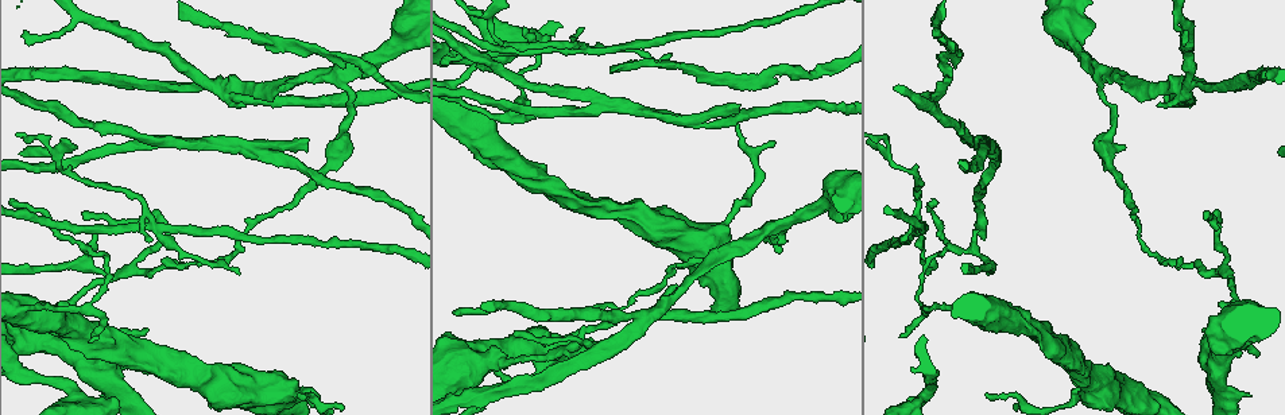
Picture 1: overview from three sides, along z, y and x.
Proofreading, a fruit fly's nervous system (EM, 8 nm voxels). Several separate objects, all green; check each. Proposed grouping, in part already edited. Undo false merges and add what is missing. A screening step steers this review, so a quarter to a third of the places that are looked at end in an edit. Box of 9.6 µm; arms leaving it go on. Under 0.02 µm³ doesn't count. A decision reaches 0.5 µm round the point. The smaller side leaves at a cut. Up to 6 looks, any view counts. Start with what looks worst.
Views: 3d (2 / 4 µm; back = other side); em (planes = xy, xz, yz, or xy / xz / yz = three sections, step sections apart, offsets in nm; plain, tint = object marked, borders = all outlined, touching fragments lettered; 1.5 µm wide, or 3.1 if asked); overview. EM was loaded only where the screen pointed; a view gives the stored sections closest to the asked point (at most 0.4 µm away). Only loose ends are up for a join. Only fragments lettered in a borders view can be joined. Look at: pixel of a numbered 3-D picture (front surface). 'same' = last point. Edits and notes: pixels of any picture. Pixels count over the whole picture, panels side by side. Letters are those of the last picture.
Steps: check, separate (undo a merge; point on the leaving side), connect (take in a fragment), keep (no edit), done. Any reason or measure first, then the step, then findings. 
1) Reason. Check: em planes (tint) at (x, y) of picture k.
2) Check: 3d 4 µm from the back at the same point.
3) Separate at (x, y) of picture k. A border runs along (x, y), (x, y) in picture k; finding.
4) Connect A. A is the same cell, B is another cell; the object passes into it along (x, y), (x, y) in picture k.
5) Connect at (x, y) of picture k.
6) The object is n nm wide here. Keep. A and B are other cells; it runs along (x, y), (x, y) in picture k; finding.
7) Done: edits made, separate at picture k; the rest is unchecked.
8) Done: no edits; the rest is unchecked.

Four arms meet. Check: em planes (borders) at (644, 314) of picture 1.

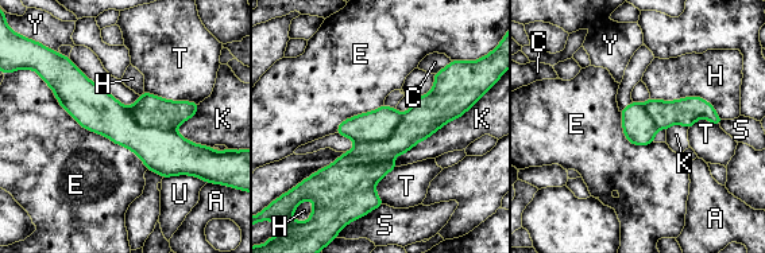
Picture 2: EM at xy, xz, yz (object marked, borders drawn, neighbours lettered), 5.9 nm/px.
Separate at (420, 121) of picture 2. A, C, E, H, K, S, T, U and Y are other cells; the part that leaves runs along (441, 74), (394, 146), (320, 178) in picture 2; two neurons meet here.

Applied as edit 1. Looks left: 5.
Check: overview.

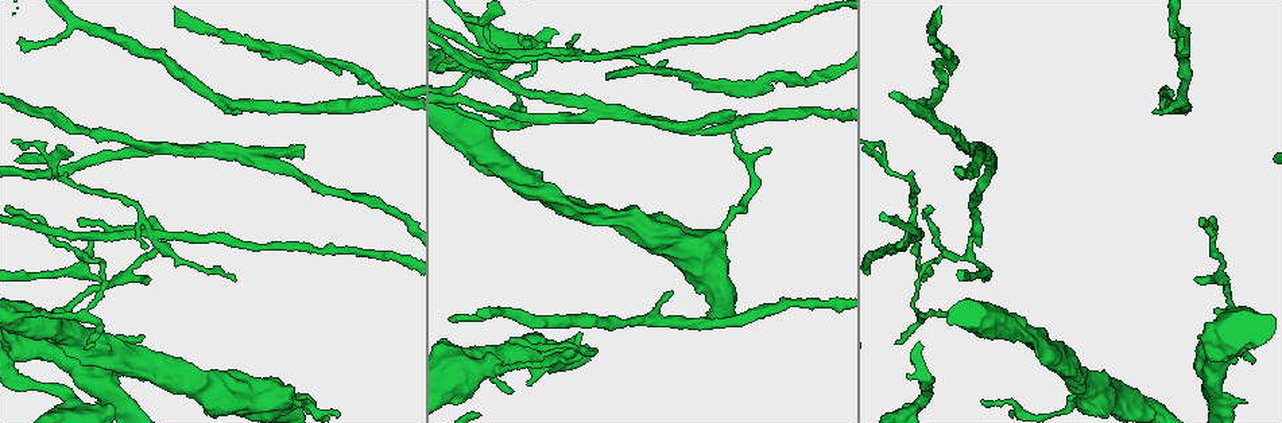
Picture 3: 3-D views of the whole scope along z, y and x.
Three-way junction. Check: em xz step 8 (borders) at (241, 158) of picture 3.

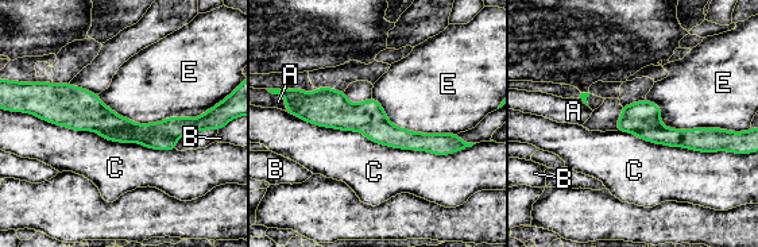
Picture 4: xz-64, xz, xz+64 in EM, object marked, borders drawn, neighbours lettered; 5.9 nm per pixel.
Check: em planes (borders) at the same point.

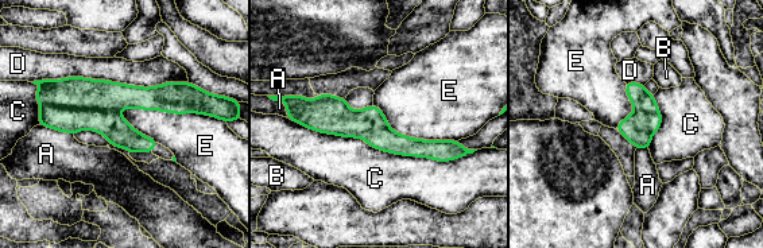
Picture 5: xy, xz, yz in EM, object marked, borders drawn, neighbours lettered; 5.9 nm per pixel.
Separate at (74, 92) of picture 5. A, B, C, D and E are other cells; a second neuron is stuck on.

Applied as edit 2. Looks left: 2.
Arms part here. Check: em planes (borders) at (152, 235) of picture 3.

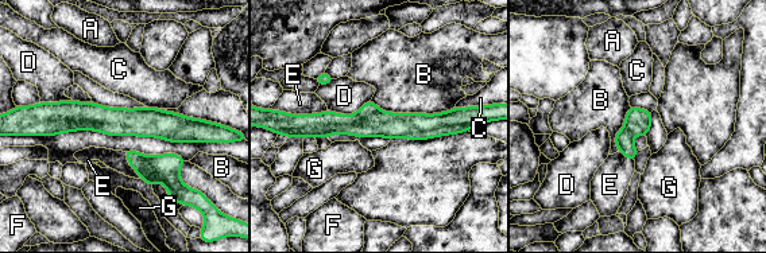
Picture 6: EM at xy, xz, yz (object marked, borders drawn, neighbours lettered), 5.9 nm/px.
The object is 150 nm wide here. Separate at (367, 109) of picture 6. A, B, C, D, E, F and G are other cells; a border runs along (378, 109), (363, 117), (355, 113) in picture 6; two neurons meet here.

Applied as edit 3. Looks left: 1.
Done: edits made, separate at picture 2, separate at picture 5, separate at picture 6; the rest is unchecked.

